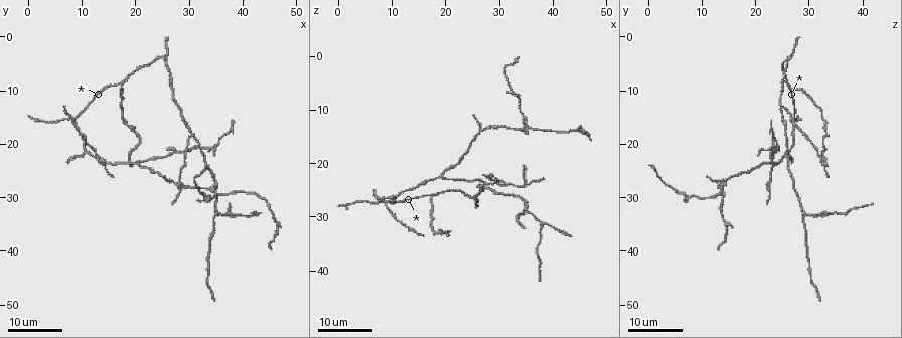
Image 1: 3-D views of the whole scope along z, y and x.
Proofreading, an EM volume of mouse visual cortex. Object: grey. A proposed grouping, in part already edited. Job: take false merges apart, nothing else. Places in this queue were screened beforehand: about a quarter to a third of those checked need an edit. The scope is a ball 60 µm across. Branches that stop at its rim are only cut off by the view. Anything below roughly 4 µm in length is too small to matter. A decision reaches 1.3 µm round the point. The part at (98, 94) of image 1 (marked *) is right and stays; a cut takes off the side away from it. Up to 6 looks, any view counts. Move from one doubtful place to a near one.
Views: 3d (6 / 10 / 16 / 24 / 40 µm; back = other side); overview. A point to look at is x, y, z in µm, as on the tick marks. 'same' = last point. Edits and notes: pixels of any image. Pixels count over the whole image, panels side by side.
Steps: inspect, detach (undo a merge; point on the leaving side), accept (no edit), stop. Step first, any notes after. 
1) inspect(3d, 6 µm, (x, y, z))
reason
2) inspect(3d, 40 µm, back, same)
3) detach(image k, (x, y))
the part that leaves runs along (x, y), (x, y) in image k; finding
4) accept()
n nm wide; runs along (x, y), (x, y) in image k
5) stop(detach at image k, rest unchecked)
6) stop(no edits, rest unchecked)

inspect(3d, 24 µm, (9.0, 16.5, 27.5))
three arms meet

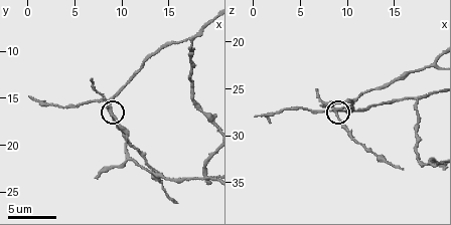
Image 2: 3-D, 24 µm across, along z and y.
inspect(3d, 6 µm, (9.0, 16.8, 27.4))

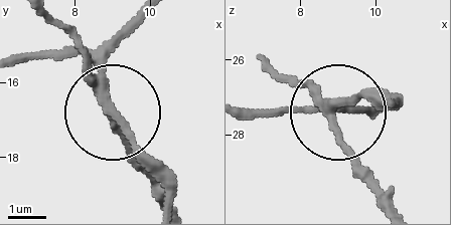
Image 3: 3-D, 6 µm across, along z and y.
detach(image 3, (80, 36))
the part that leaves runs along (320, 110), (388, 203) in image 3; two cells meet here

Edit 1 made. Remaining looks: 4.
inspect(3d, 10 µm, (19.2, 23.6, 22.2))
arms part here

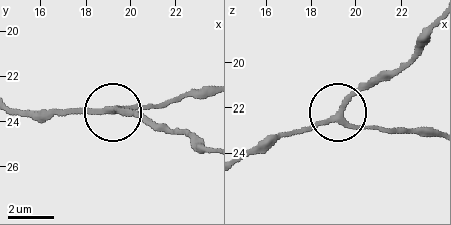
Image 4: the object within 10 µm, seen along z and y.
accept()
runs along (20, 109), (113, 114), (162, 108) in image 4; continuous, no second cell

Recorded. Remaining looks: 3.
inspect(3d, 16 µm, (35.0, 29.5, 13.5))
branch point

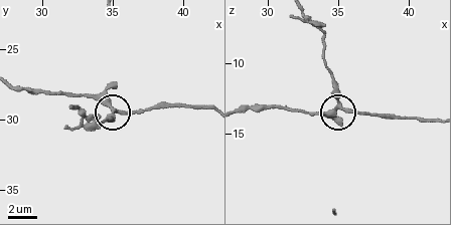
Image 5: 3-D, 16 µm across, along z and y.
inspect(3d, 10 µm, (35.2, 29.4, 13.0))

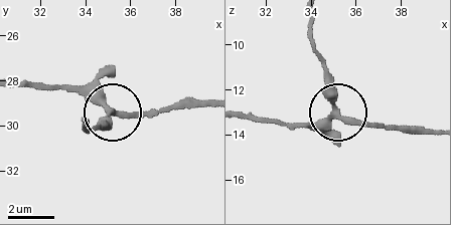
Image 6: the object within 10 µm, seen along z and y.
accept()
side arm 18 µm; runs along (243, 117), (277, 122), (323, 122), (335, 117), (323, 60) in image 6; all the same cell

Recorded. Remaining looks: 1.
stop(detach at image 3, rest unchecked)

